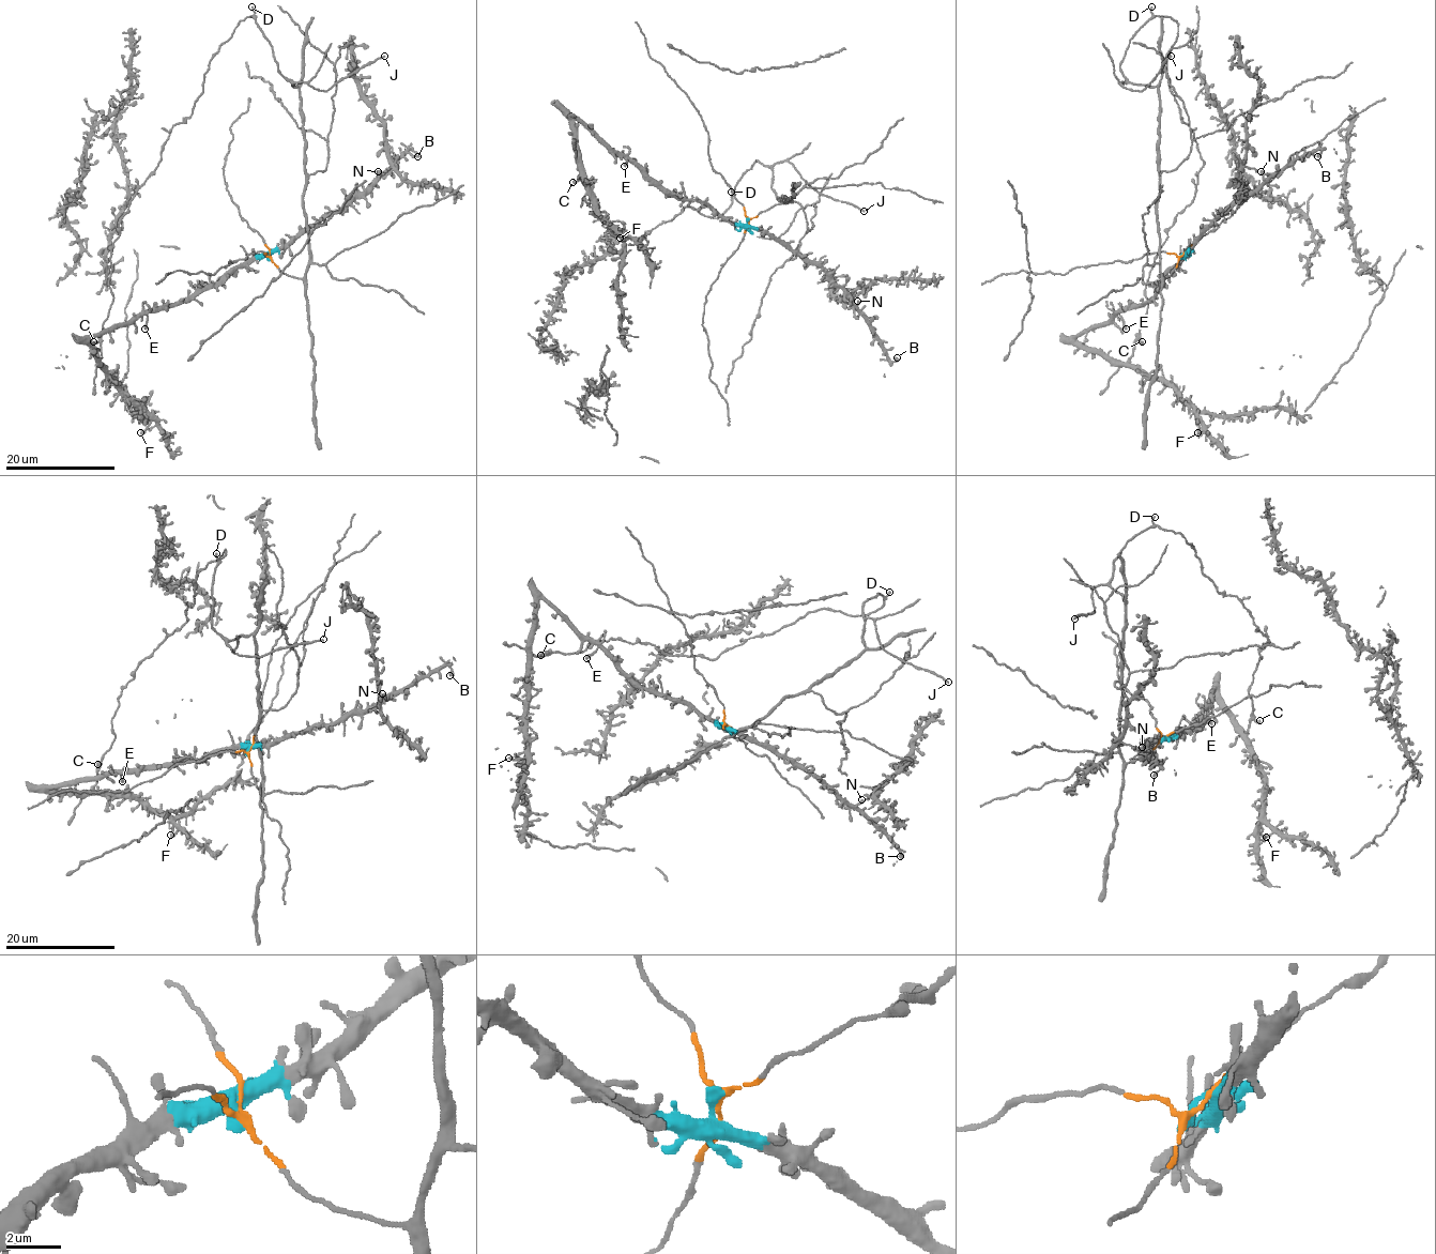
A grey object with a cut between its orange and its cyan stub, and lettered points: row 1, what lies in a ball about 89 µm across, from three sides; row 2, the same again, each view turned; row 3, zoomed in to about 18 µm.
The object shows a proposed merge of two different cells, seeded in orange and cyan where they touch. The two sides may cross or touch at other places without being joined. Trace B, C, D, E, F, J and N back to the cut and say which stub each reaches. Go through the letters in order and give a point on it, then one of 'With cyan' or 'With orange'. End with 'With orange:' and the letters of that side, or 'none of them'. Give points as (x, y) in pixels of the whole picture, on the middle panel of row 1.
B: Place: (897, 357). With cyan
C: Place: (573, 182). With orange
D: Place: (731, 192). With orange
E: Place: (624, 166). With cyan
F: Place: (620, 238). With cyan
J: Place: (864, 211). With orange
N: Place: (857, 301). With cyan
With orange: C, D, J

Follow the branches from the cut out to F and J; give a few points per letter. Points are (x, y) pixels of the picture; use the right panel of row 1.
F: (1180, 255), (1149, 300), (1124, 308), (1105, 323), (1083, 330), (1075, 339), (1159, 377), (1194, 411), (1197, 433)
J: (1180, 256), (1171, 274), (1160, 275), (1156, 212), (1159, 91), (1148, 83), (1120, 83), (1141, 91), (1171, 56)

